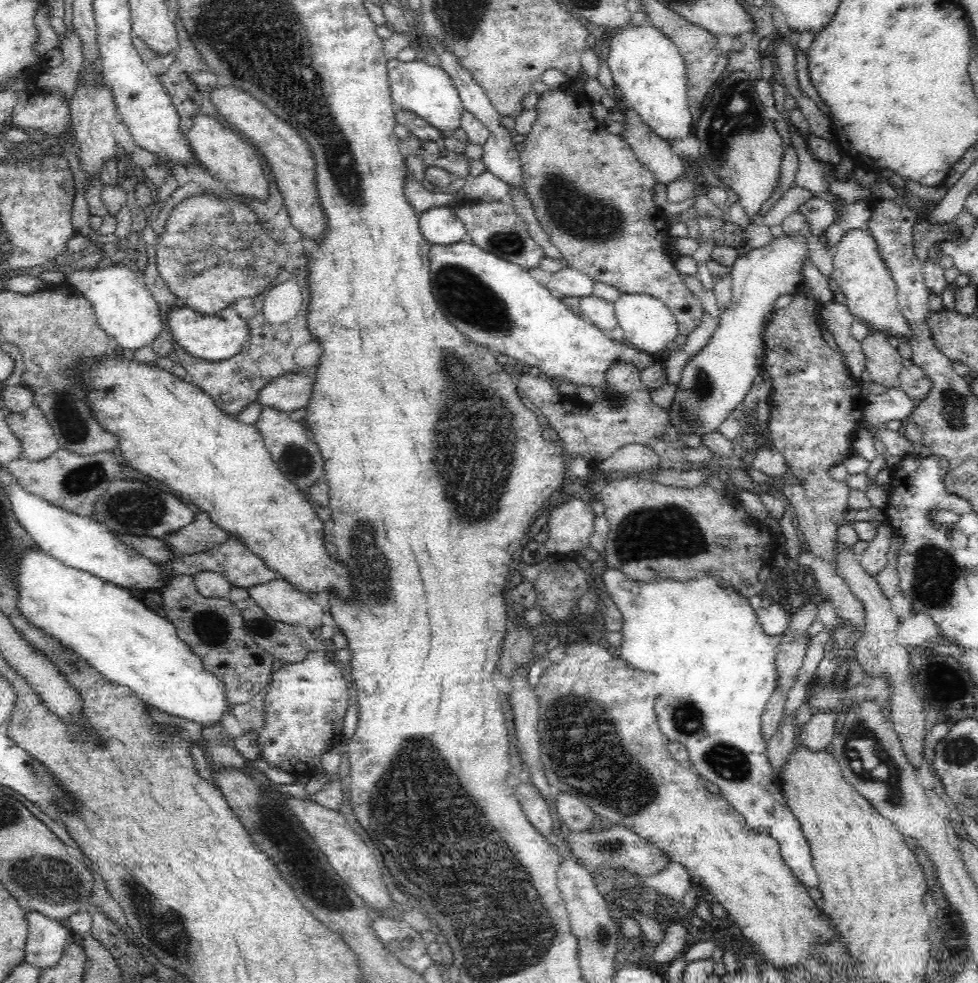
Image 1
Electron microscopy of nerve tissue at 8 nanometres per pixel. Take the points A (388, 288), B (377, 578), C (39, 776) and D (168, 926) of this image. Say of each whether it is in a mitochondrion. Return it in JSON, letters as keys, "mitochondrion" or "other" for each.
{"A":"other","B":"mitochondrion","C":"mitochondrion","D":"mitochondrion"}

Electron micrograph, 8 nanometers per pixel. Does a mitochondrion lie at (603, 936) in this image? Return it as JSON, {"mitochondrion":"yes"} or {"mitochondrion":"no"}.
{"mitochondrion":"no"}

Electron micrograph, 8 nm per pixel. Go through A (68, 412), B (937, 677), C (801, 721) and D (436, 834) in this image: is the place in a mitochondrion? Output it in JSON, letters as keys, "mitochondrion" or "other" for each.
{"A":"mitochondrion","B":"other","C":"other","D":"mitochondrion"}

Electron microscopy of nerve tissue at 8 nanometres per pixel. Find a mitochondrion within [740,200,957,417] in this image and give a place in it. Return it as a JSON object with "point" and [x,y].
{"point":[784,348]}

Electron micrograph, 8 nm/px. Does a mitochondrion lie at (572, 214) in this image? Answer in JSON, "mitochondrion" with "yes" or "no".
{"mitochondrion":"yes"}

